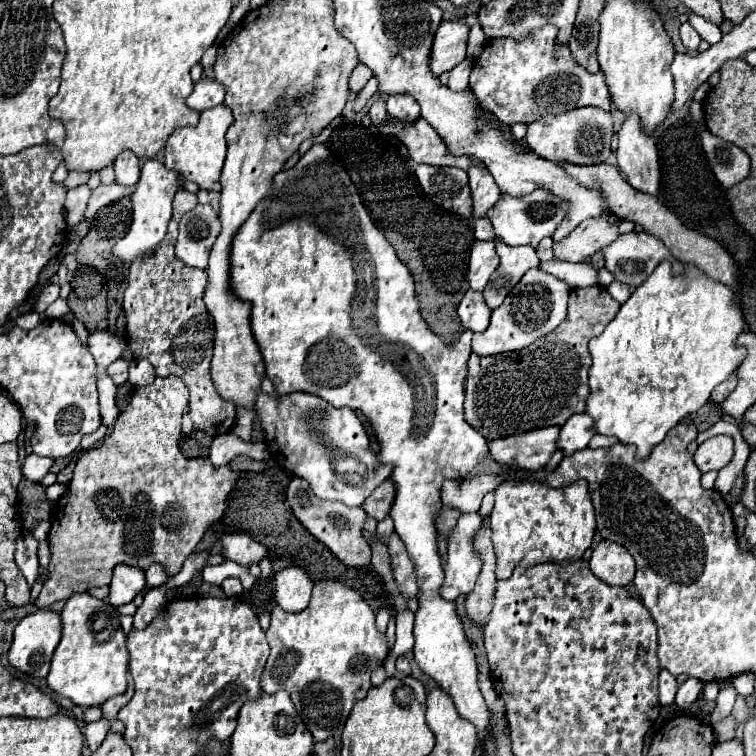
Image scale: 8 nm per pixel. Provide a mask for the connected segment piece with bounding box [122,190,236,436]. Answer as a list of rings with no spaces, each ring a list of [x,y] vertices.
[[[178,190],[176,198],[174,198],[174,216],[168,224],[168,234],[164,238],[164,244],[156,250],[156,256],[152,256],[152,260],[144,260],[144,264],[132,264],[130,266],[130,276],[128,276],[128,288],[124,292],[124,314],[126,314],[126,338],[128,338],[128,346],[132,350],[134,360],[148,360],[154,366],[154,372],[158,376],[178,376],[184,380],[184,384],[190,390],[190,420],[196,428],[204,430],[210,436],[218,436],[218,434],[226,434],[232,424],[234,424],[234,416],[236,416],[236,406],[234,402],[226,402],[214,388],[214,382],[210,378],[210,360],[212,360],[212,338],[214,338],[214,328],[210,324],[210,318],[206,316],[208,310],[202,302],[202,292],[206,286],[206,270],[198,270],[198,268],[190,268],[186,266],[182,260],[176,258],[174,254],[174,244],[176,244],[176,236],[178,236],[178,224],[180,218],[192,210],[198,204],[196,194],[186,192],[186,190]]]

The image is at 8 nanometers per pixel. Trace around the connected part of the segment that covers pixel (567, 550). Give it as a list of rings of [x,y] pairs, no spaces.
[[[576,480],[570,486],[564,488],[548,488],[538,482],[502,482],[494,490],[494,510],[490,514],[490,528],[492,528],[492,540],[496,548],[496,578],[508,578],[512,570],[522,562],[528,560],[530,566],[536,566],[540,562],[574,562],[582,558],[584,550],[590,548],[596,532],[595,510],[588,494],[588,482]]]

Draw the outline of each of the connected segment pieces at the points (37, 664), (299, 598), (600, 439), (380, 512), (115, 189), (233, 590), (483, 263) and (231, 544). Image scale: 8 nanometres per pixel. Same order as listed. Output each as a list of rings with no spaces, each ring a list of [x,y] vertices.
[[[36,610],[34,614],[28,614],[26,618],[22,618],[14,630],[14,642],[8,652],[10,666],[36,680],[46,678],[50,670],[50,658],[54,654],[54,648],[60,642],[60,630],[62,630],[60,616],[52,610]]]
[[[288,566],[274,576],[274,600],[286,612],[302,612],[310,602],[312,580],[310,576],[298,568]]]
[[[595,434],[590,440],[588,447],[592,449],[596,448],[608,448],[616,444],[618,440],[613,436],[605,436],[600,434]]]
[[[390,480],[382,482],[366,500],[364,500],[364,510],[368,516],[372,516],[374,520],[384,520],[390,512],[390,506],[392,506],[392,500],[394,500],[394,486]]]
[[[112,182],[108,186],[100,184],[90,196],[90,202],[88,202],[88,208],[86,208],[86,218],[92,218],[98,212],[98,208],[102,208],[102,206],[108,206],[108,204],[120,200],[120,198],[132,196],[132,192],[134,192],[134,186],[120,186],[116,182]]]
[[[226,578],[226,580],[222,582],[222,590],[226,592],[226,596],[240,596],[240,594],[242,594],[240,578]]]
[[[476,240],[470,250],[470,258],[468,258],[466,280],[468,280],[470,290],[484,290],[484,286],[488,284],[488,278],[496,270],[496,266],[498,266],[498,256],[494,250],[494,242]]]
[[[220,534],[218,542],[222,546],[222,556],[236,564],[256,564],[266,556],[266,548],[248,534]]]

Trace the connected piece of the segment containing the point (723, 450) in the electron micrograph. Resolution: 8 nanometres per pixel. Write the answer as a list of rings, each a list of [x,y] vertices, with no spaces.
[[[714,436],[702,442],[694,454],[694,462],[700,472],[722,470],[734,456],[734,440],[730,436]]]

